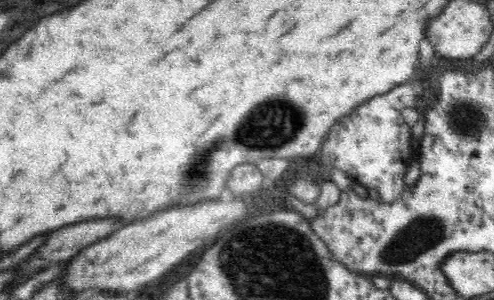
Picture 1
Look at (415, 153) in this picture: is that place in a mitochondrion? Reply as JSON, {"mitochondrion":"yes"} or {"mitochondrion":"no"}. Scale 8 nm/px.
{"mitochondrion":"no"}

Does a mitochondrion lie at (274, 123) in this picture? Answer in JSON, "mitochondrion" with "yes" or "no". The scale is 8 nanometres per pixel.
{"mitochondrion":"yes"}

